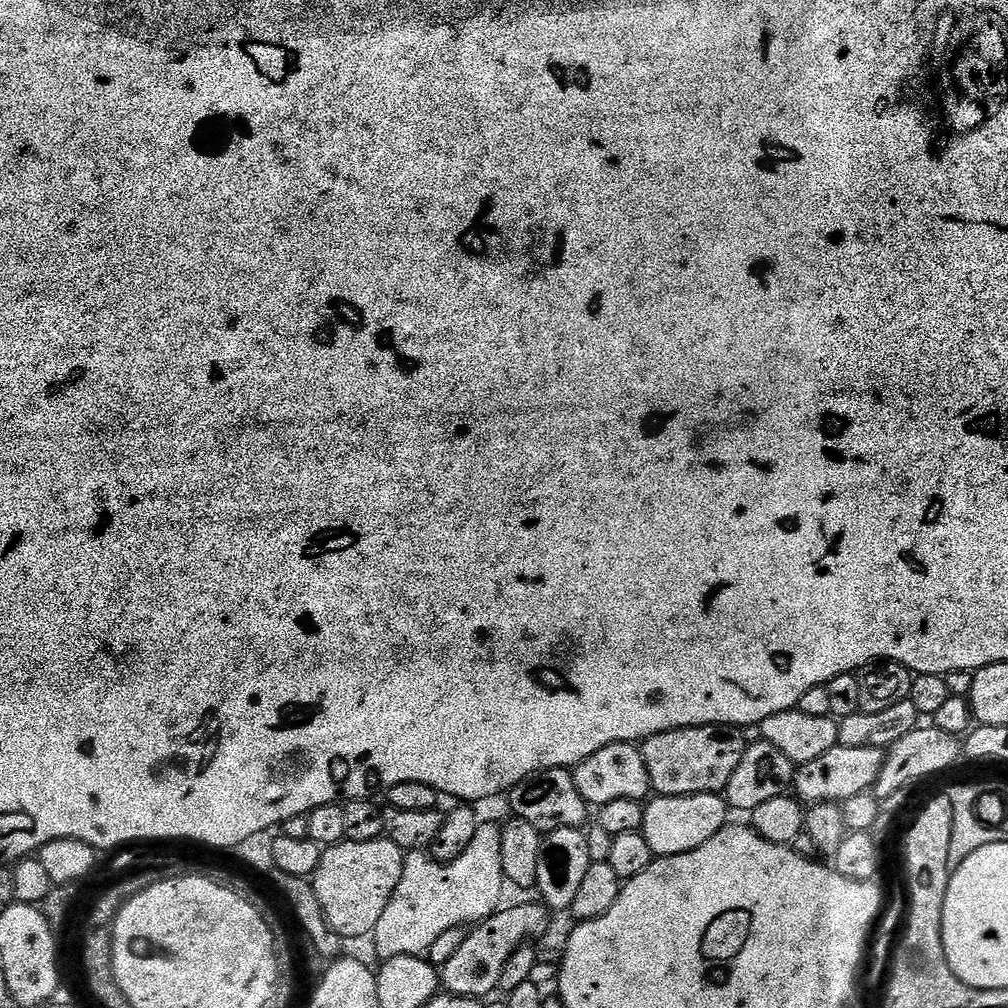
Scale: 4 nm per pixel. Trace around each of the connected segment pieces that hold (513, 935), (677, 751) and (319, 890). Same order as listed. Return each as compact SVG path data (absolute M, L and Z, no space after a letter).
M543 903L516 904L513 908L501 907L487 920L481 920L469 931L468 937L458 950L439 969L440 983L449 996L471 996L485 998L500 987L502 970L510 962L510 954L525 947L535 936L548 928L549 909Z
M703 724L697 728L675 728L654 734L643 741L640 754L650 774L656 796L693 796L703 792L723 793L727 789L746 747L739 727L730 724Z
M381 838L374 842L350 842L333 844L325 847L320 853L320 861L316 872L310 877L314 894L318 894L318 902L330 922L330 926L345 941L356 940L359 936L371 937L378 926L378 918L390 906L390 898L394 898L394 890L398 890L398 882L402 882L404 869L404 849L398 847L393 840Z

